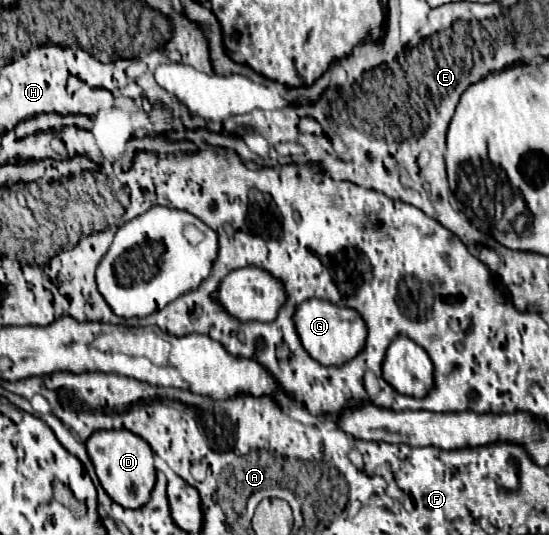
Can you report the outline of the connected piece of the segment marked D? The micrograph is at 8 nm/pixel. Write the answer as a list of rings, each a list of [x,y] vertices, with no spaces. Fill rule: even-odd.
[[[105,430],[105,432],[93,432],[93,436],[87,440],[87,452],[95,466],[97,478],[105,492],[123,508],[143,508],[149,498],[151,490],[155,486],[155,464],[153,464],[153,450],[151,446],[137,434],[129,430]],[[133,486],[137,486],[137,492],[133,492]]]

